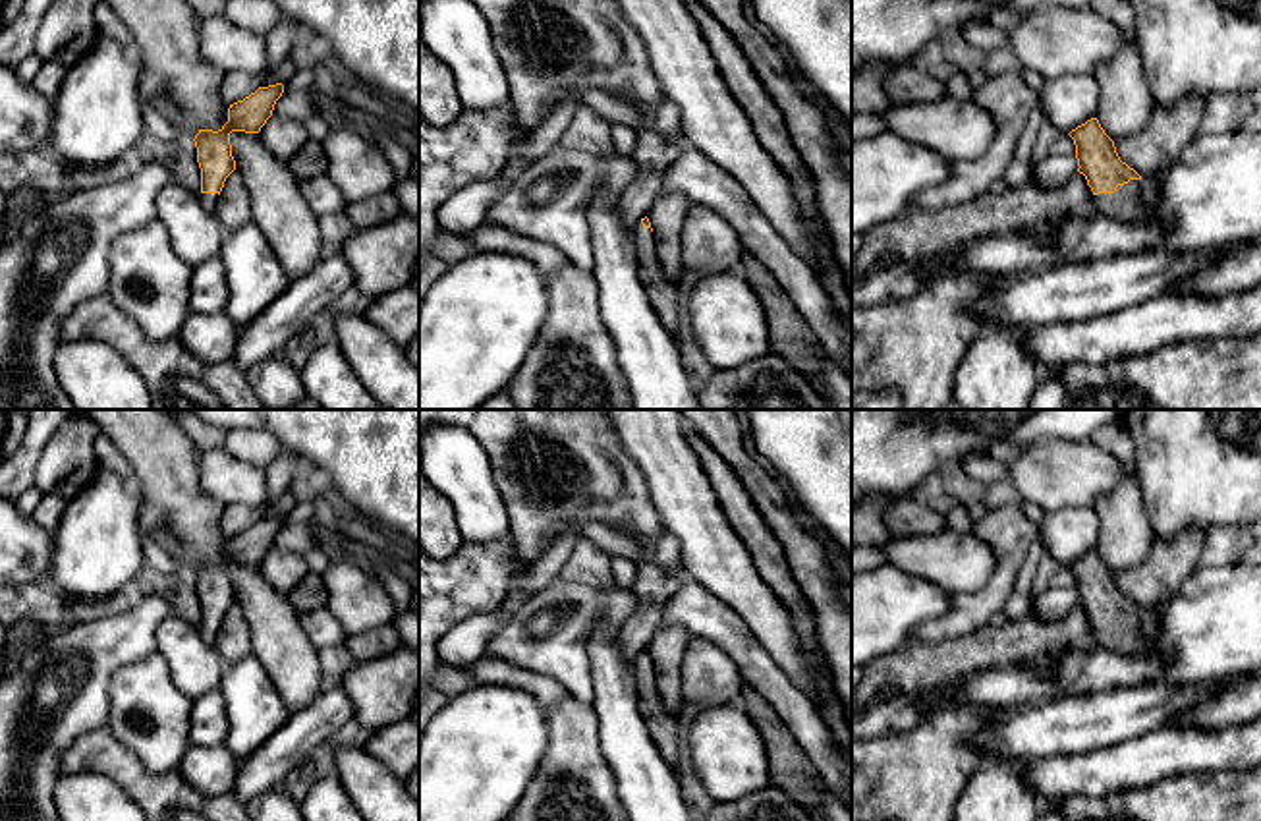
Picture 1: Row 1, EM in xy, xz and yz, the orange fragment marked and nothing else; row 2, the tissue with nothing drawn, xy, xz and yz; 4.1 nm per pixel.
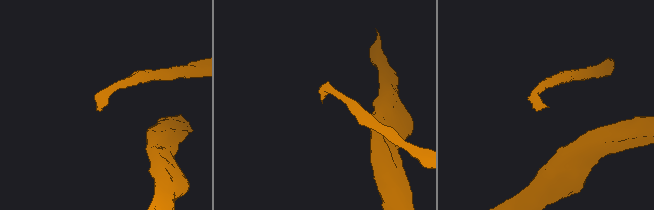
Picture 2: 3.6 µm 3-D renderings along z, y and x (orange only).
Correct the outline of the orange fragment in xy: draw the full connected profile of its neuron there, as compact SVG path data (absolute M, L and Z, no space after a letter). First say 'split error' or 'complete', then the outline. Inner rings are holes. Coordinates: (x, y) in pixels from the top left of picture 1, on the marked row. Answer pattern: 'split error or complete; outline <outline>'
split error; outline M282 83L259 87L243 100L230 104L228 122L218 131L199 129L195 135L193 141L201 168L199 201L207 212L214 214L224 182L236 170L230 133L259 133L266 120L272 116L274 104L282 93Z

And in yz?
split error; outline M1097 118L1068 133L1076 145L1078 172L1095 195L1095 209L1122 222L1153 222L1159 195L1134 168L1120 160L1114 141Z

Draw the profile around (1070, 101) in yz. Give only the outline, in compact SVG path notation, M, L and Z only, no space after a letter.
M1070 73L1058 79L1047 79L1039 91L1039 106L1045 108L1047 120L1062 133L1097 116L1101 89L1089 73Z

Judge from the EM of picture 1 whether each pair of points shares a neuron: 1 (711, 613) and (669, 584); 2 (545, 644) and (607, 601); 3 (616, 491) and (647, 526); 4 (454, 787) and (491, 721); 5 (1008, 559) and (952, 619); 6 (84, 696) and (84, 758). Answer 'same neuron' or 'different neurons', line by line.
1: different neurons
2: same neuron
3: same neuron
4: same neuron
5: same neuron
6: different neurons

